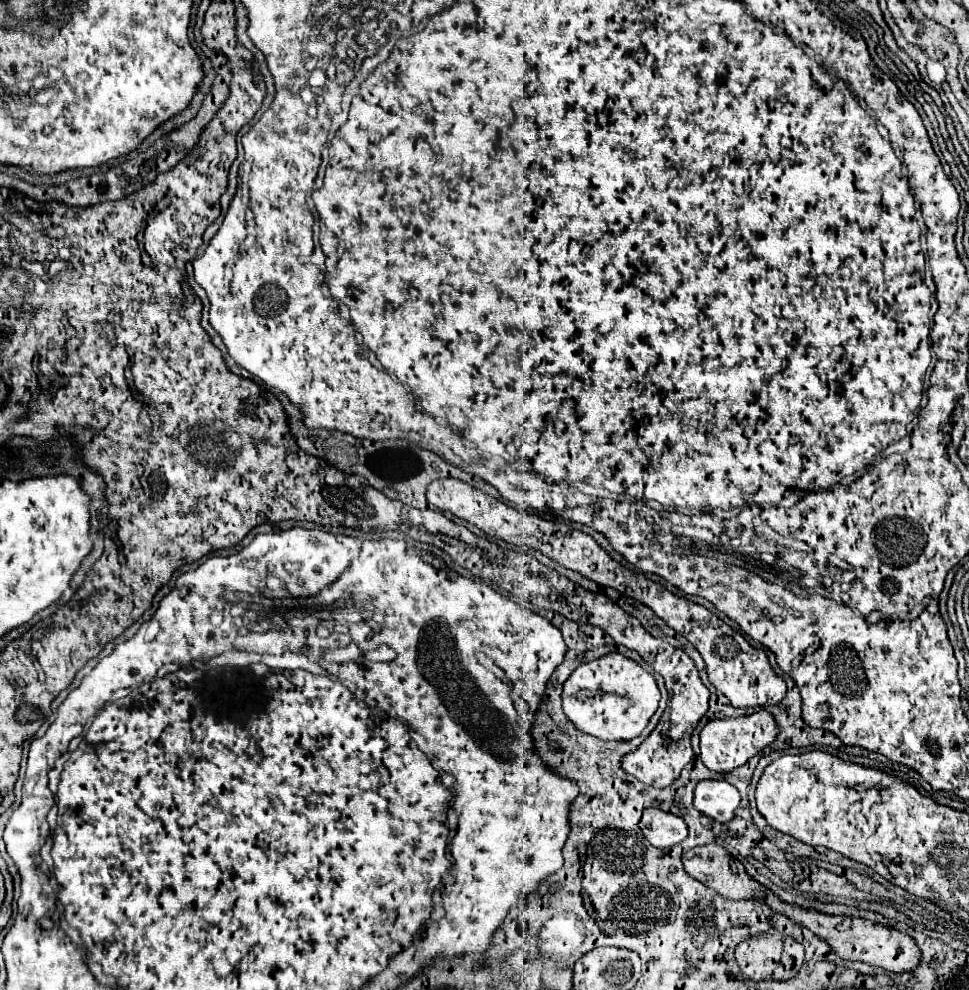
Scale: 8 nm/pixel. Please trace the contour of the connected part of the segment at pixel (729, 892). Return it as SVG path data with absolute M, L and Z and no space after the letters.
M718 844L692 848L682 854L686 872L730 900L752 898L754 884L746 868Z

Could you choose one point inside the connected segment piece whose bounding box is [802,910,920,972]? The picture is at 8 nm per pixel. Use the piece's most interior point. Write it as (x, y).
(854, 939)

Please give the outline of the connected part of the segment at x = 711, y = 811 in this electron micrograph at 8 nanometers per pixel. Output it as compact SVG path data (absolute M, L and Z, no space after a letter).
M702 780L696 784L694 808L716 822L732 820L738 806L740 794L732 784L724 780Z

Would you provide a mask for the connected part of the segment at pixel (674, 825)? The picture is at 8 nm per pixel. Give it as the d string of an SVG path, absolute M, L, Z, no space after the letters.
M646 808L640 828L648 842L656 848L670 848L688 836L688 826L680 816L668 814L660 808Z

